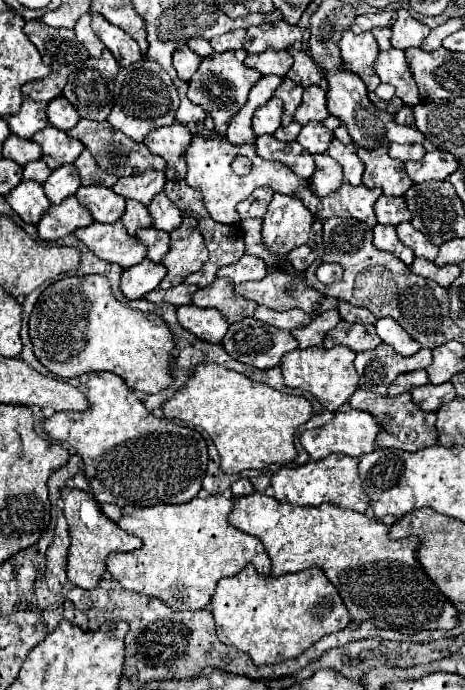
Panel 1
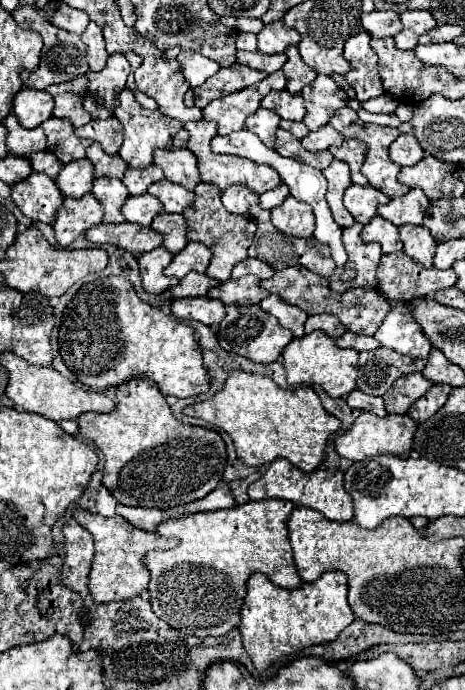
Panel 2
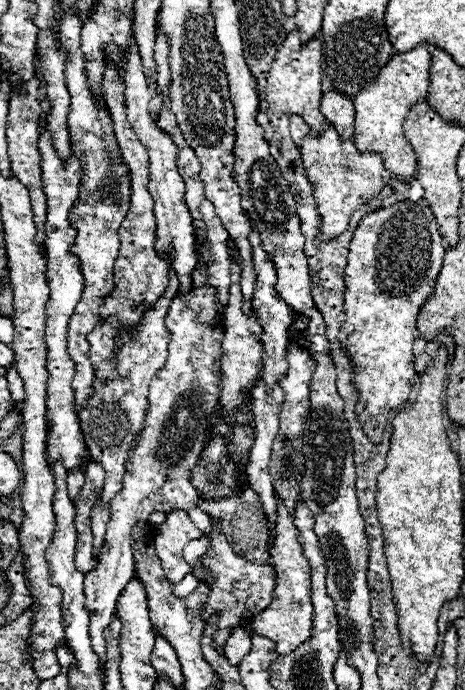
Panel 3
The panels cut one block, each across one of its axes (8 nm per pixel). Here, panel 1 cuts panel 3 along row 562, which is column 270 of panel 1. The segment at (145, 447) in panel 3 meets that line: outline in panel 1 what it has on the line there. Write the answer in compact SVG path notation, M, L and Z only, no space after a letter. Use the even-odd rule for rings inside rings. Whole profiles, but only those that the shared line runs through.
M272 96L264 106L260 106L254 112L252 128L254 128L256 136L274 134L278 130L278 126L280 126L280 114L282 114L282 100ZM258 188L258 190L254 190L246 200L242 200L236 206L240 218L242 220L246 220L246 218L264 218L264 214L268 210L268 204L272 200L272 194L274 194L272 188Z

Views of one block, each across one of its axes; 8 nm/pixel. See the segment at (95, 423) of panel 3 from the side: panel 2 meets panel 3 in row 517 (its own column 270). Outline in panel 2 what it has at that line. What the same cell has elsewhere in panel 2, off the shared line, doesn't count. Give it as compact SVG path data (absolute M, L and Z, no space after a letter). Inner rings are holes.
M272 90L264 100L262 108L276 112L284 120L302 120L306 114L302 96L294 96L286 90Z

